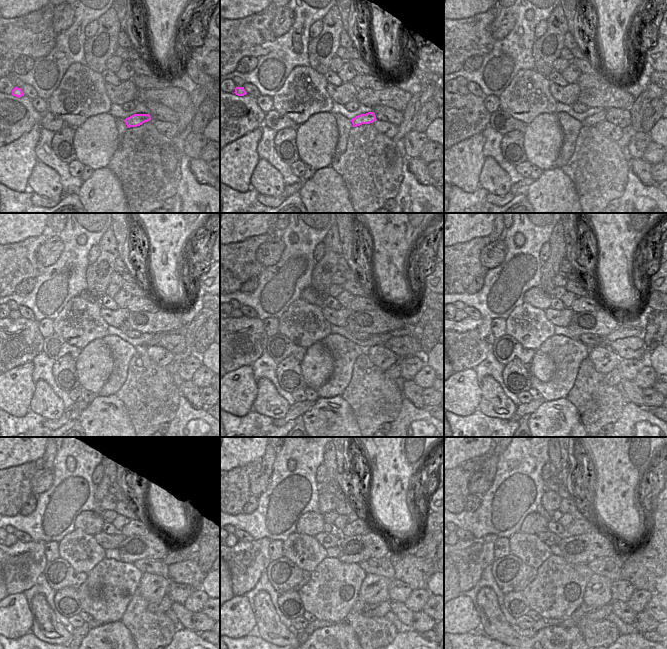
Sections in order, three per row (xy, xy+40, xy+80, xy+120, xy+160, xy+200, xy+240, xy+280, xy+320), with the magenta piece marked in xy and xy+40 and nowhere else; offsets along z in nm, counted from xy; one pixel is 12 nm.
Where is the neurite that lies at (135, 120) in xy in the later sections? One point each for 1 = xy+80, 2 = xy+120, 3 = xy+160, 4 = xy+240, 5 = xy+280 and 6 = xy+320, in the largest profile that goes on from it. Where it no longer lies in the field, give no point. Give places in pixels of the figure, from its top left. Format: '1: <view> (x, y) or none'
1: xy+80 (592, 120)
2: xy+120 (157, 337)
3: xy+160 (406, 330)
4: xy+240 (181, 554)
5: xy+280 (418, 550)
6: xy+320 (647, 551)

